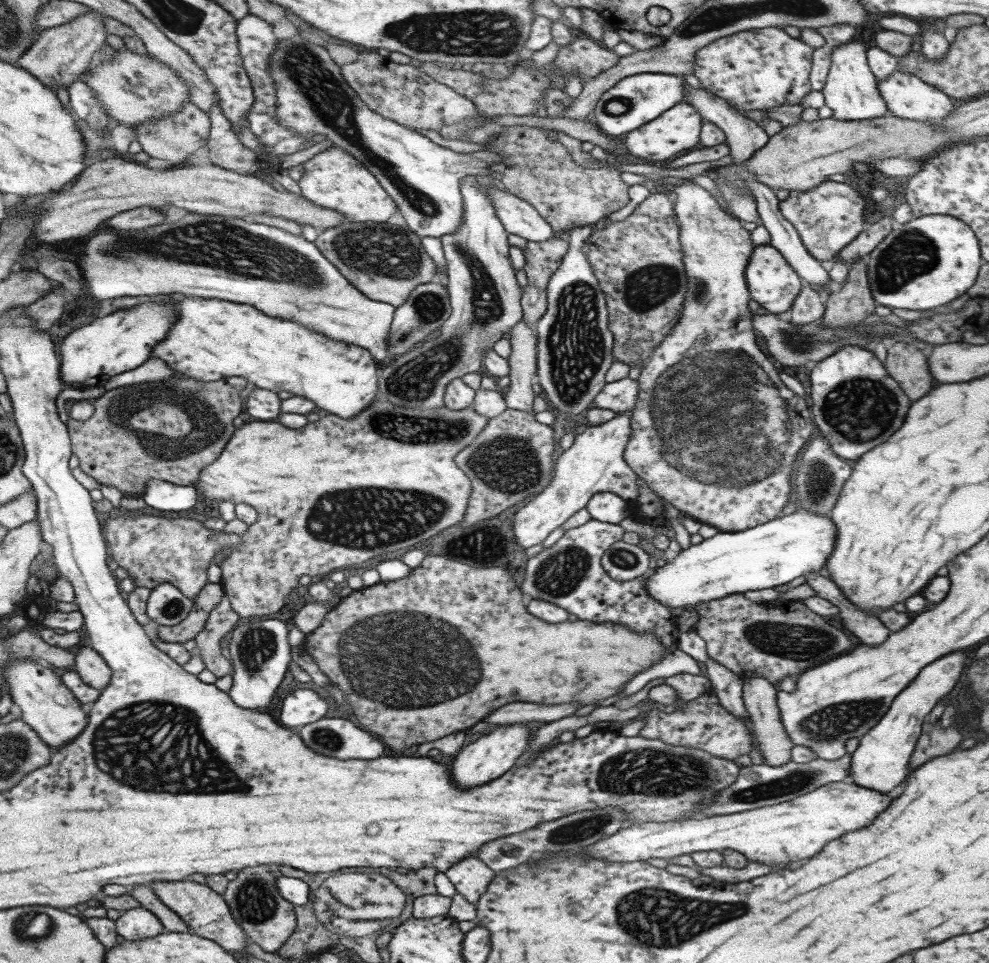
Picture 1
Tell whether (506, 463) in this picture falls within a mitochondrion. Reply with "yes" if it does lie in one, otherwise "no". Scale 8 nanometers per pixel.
yes

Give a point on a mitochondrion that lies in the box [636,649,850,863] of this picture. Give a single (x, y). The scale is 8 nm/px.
(795, 781)

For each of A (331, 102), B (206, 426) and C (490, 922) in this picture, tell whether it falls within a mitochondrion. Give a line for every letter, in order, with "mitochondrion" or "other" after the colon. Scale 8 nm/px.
A: mitochondrion
B: mitochondrion
C: other

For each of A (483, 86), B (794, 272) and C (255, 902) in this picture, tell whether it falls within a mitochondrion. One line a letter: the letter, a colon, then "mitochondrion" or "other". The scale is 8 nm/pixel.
A: mitochondrion
B: other
C: mitochondrion

